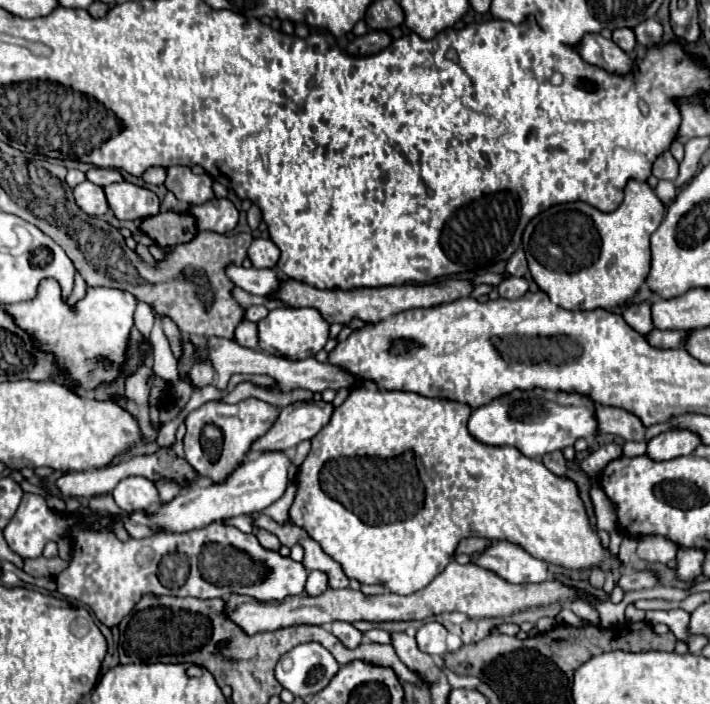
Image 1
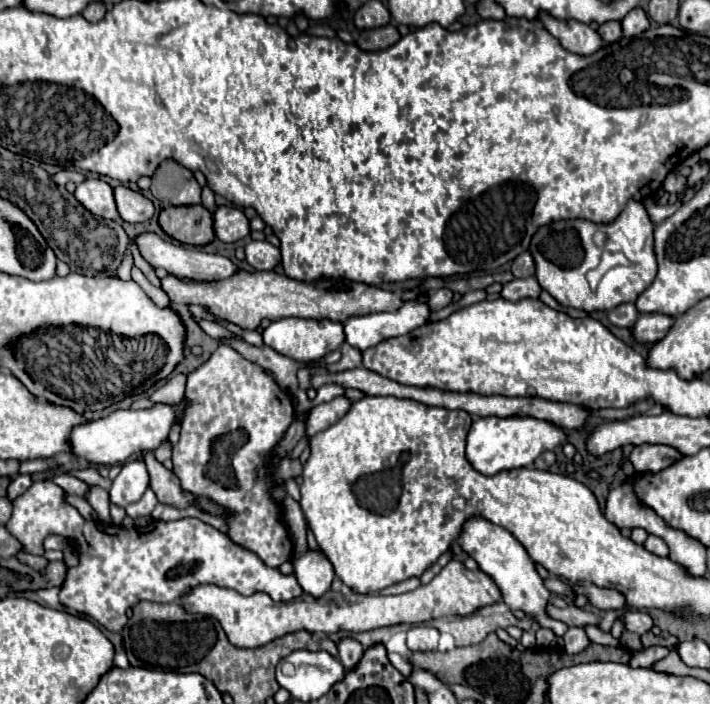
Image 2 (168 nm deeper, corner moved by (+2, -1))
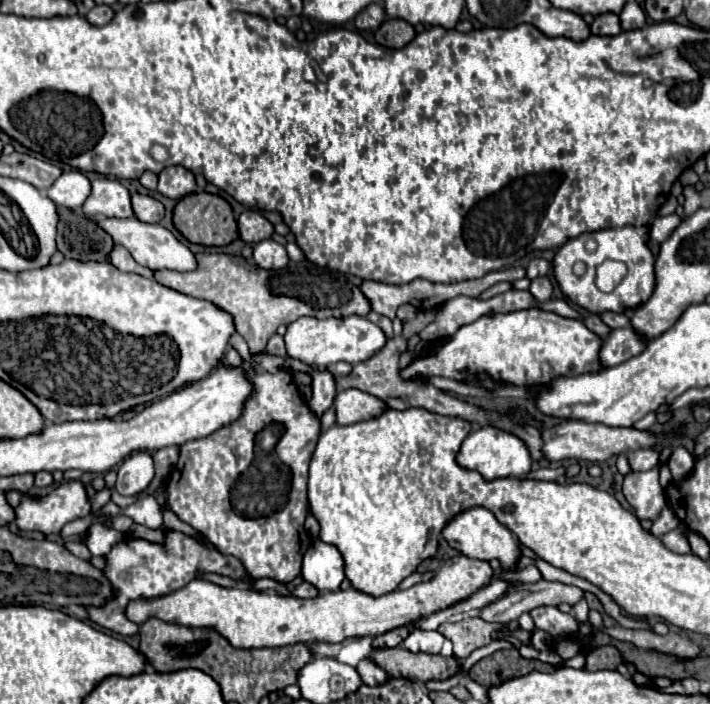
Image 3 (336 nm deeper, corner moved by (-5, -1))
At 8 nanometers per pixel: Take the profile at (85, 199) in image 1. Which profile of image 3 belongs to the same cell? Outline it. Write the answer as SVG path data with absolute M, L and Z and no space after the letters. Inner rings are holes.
M96 179L92 181L92 193L82 205L82 211L92 217L120 217L128 219L132 217L130 207L130 195L124 185L116 179Z

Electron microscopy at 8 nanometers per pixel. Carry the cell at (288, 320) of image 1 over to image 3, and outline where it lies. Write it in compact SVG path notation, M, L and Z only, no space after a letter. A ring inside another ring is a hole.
M350 315L350 317L330 317L330 319L314 319L314 317L300 317L288 325L286 335L286 353L294 359L300 359L306 365L314 367L328 367L338 361L346 361L356 365L368 357L372 357L378 349L384 347L386 337L380 327L370 323L366 317Z

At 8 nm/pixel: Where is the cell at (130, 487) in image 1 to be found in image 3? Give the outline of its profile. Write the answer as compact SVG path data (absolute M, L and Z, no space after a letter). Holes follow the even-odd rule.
M138 451L126 457L124 463L120 465L118 479L116 479L116 491L120 495L136 495L148 489L152 479L154 479L152 457L146 451Z

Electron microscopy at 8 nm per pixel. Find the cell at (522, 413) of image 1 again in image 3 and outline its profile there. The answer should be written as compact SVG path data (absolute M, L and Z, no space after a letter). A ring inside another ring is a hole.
M486 425L486 427L472 431L464 439L462 449L458 453L458 463L466 469L478 471L484 479L492 481L492 479L500 479L500 477L524 477L532 467L532 457L530 457L526 443L520 437L516 437L510 431L502 431L498 427Z

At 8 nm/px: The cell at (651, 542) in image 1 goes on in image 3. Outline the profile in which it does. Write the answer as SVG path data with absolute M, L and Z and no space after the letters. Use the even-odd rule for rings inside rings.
M680 525L678 529L666 533L666 535L662 537L662 543L664 543L670 551L674 551L674 553L690 553L690 545L688 545L688 541L686 541L686 533L688 533L688 527L686 527L686 525Z

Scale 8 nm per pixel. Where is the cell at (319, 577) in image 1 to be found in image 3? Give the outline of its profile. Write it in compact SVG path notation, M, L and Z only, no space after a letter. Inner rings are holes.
M320 539L304 553L302 577L318 591L338 591L344 581L344 559L334 545Z

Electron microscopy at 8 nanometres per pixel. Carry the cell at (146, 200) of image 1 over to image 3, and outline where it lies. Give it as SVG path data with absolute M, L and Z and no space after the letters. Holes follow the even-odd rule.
M134 193L132 209L134 209L134 215L144 223L160 223L160 219L164 217L164 205L150 195Z

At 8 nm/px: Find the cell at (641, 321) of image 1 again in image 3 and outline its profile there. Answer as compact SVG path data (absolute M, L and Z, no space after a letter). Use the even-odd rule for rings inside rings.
M606 311L606 313L602 313L600 317L602 317L602 321L604 321L608 327L612 327L612 329L628 327L628 325L630 325L630 317L626 317L624 313L610 313L610 311Z

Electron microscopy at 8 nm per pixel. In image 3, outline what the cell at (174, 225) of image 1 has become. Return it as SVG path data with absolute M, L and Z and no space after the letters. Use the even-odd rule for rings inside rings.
M206 191L194 193L194 195L186 195L184 199L178 201L178 205L174 207L172 213L172 221L174 227L190 241L190 243L198 243L198 245L228 245L234 239L238 239L238 231L236 231L236 219L232 215L232 207L218 195L210 195Z

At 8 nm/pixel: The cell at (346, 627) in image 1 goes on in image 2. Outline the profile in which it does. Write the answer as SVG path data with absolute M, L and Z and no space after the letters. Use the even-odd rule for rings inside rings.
M341 639L339 641L339 657L343 659L343 667L347 671L353 671L355 669L355 663L359 663L361 655L363 655L363 645L355 639Z

